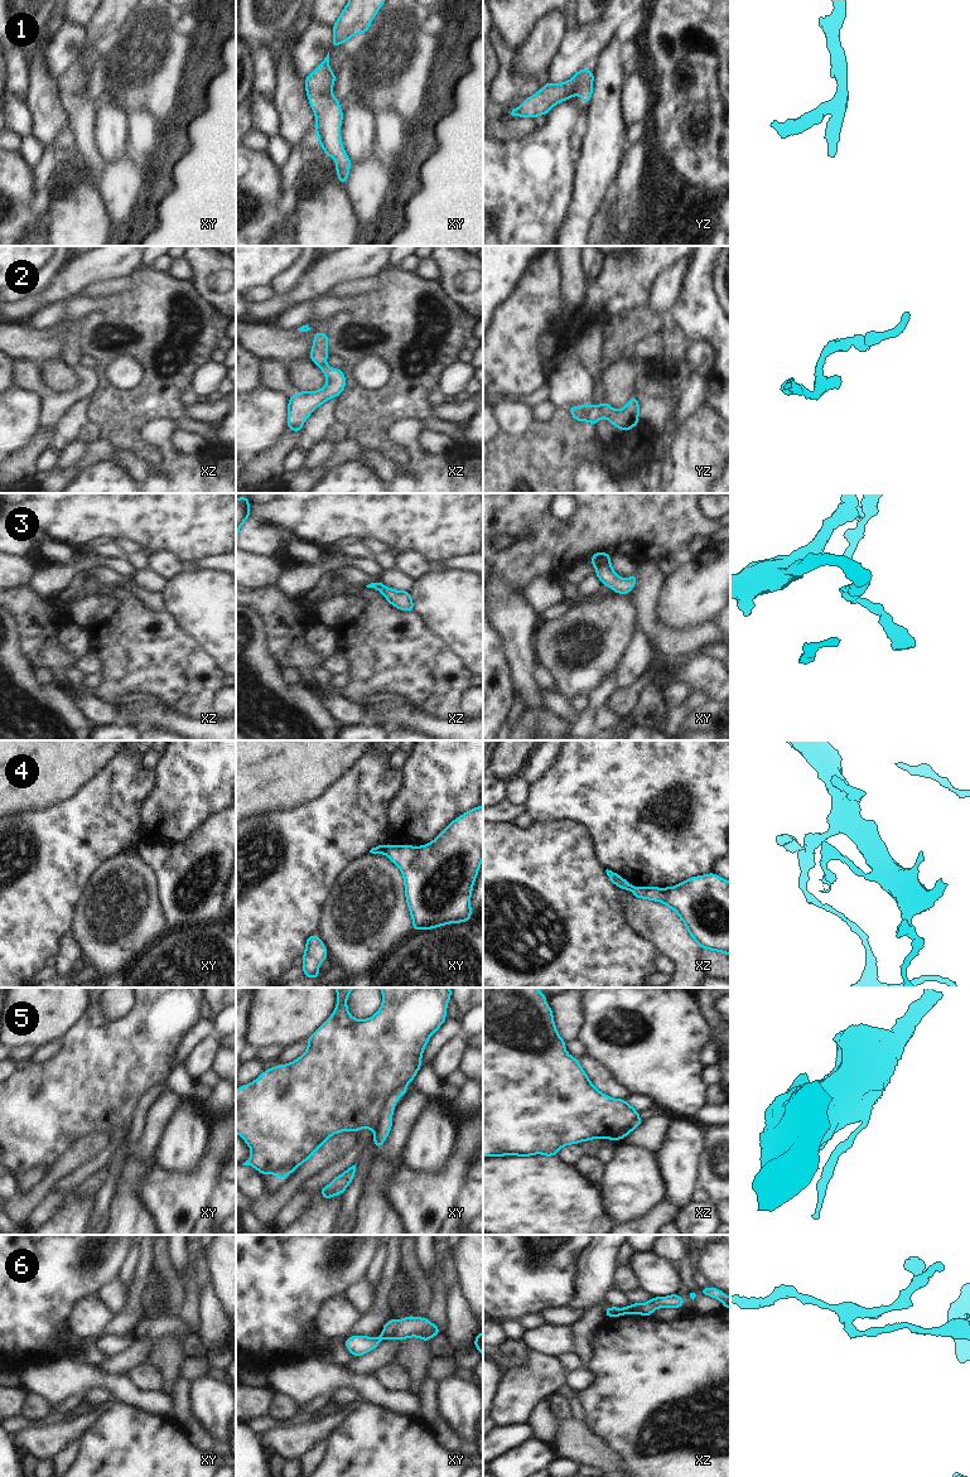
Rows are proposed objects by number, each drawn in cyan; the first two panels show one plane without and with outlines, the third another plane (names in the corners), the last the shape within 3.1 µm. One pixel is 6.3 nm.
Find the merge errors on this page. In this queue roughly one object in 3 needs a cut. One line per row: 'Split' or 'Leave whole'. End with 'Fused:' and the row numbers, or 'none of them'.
1: Leave whole
2: Leave whole
3: Leave whole
4: Split
5: Split
6: Split
Fused: 4, 5, 6

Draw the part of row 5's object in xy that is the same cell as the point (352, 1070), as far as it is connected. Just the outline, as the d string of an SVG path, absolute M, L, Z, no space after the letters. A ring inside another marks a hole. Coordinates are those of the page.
M336 988L337 1005L330 1017L307 1038L308 1048L304 1054L286 1065L278 1065L264 1071L255 1081L248 1085L240 1085L236 1091L236 1133L245 1140L251 1150L251 1158L242 1165L251 1165L262 1176L276 1174L279 1179L286 1178L300 1164L305 1163L332 1135L341 1131L357 1133L361 1129L376 1130L382 1118L387 1116L387 1106L396 1102L407 1092L406 1086L412 1082L418 1071L421 1068L421 1057L429 1038L448 1019L445 1010L452 998L450 988L378 988L382 993L382 1005L368 1019L354 1019L348 1010L347 999L356 988Z

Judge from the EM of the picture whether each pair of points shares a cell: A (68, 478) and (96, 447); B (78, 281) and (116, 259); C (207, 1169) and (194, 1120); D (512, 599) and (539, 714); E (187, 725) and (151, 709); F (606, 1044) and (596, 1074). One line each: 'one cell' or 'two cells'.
A: one cell
B: one cell
C: two cells
D: two cells
E: one cell
F: two cells

